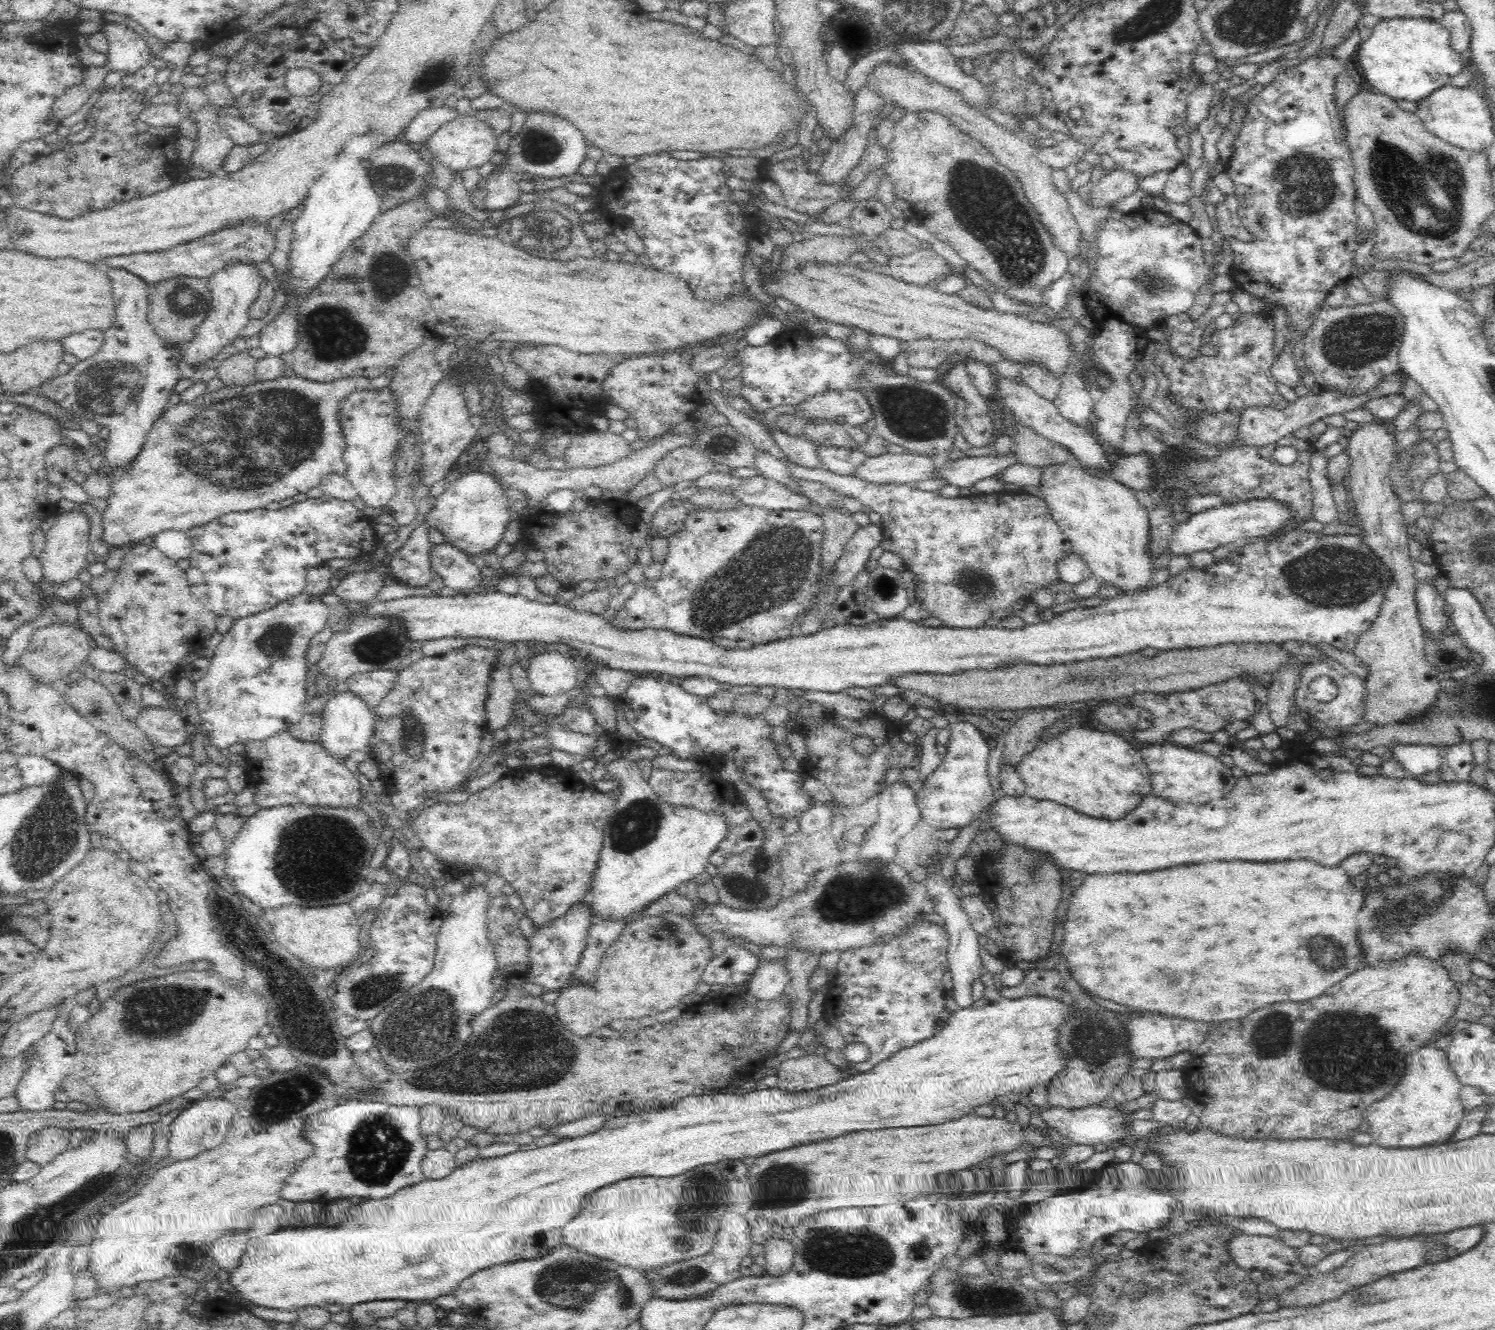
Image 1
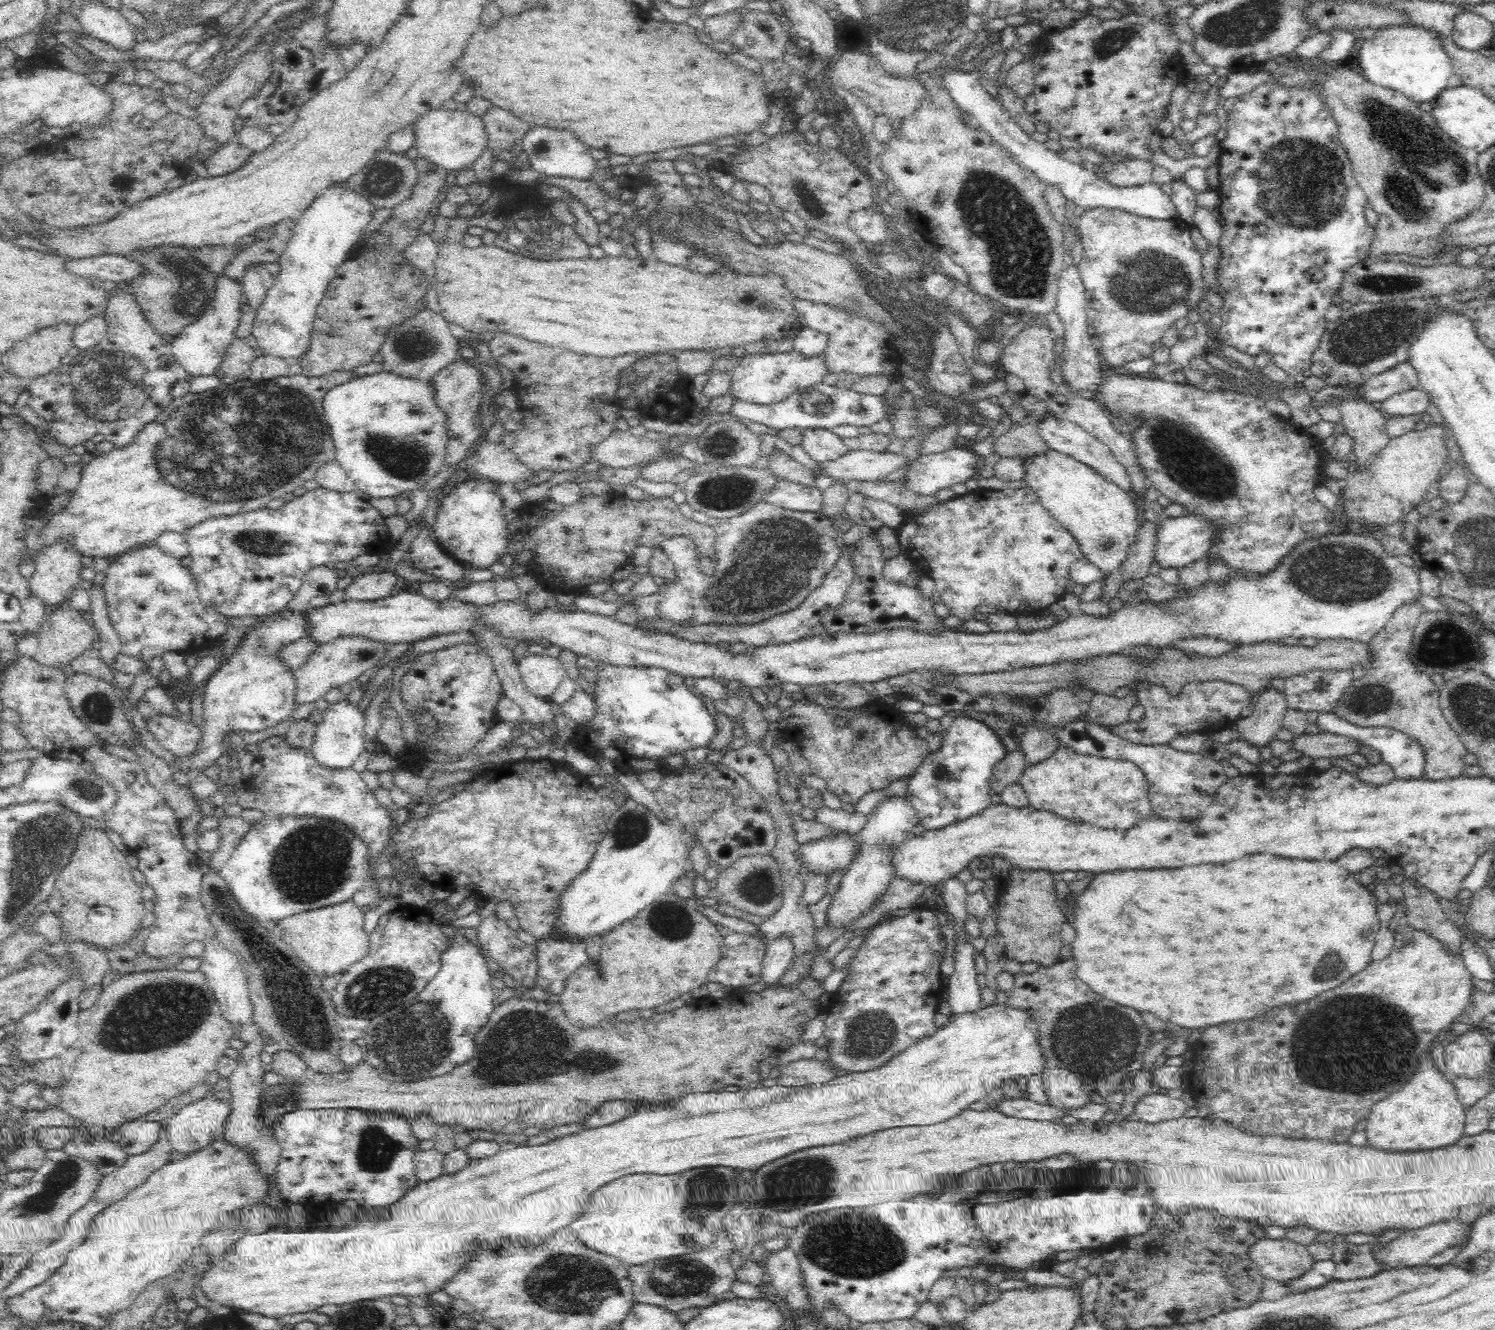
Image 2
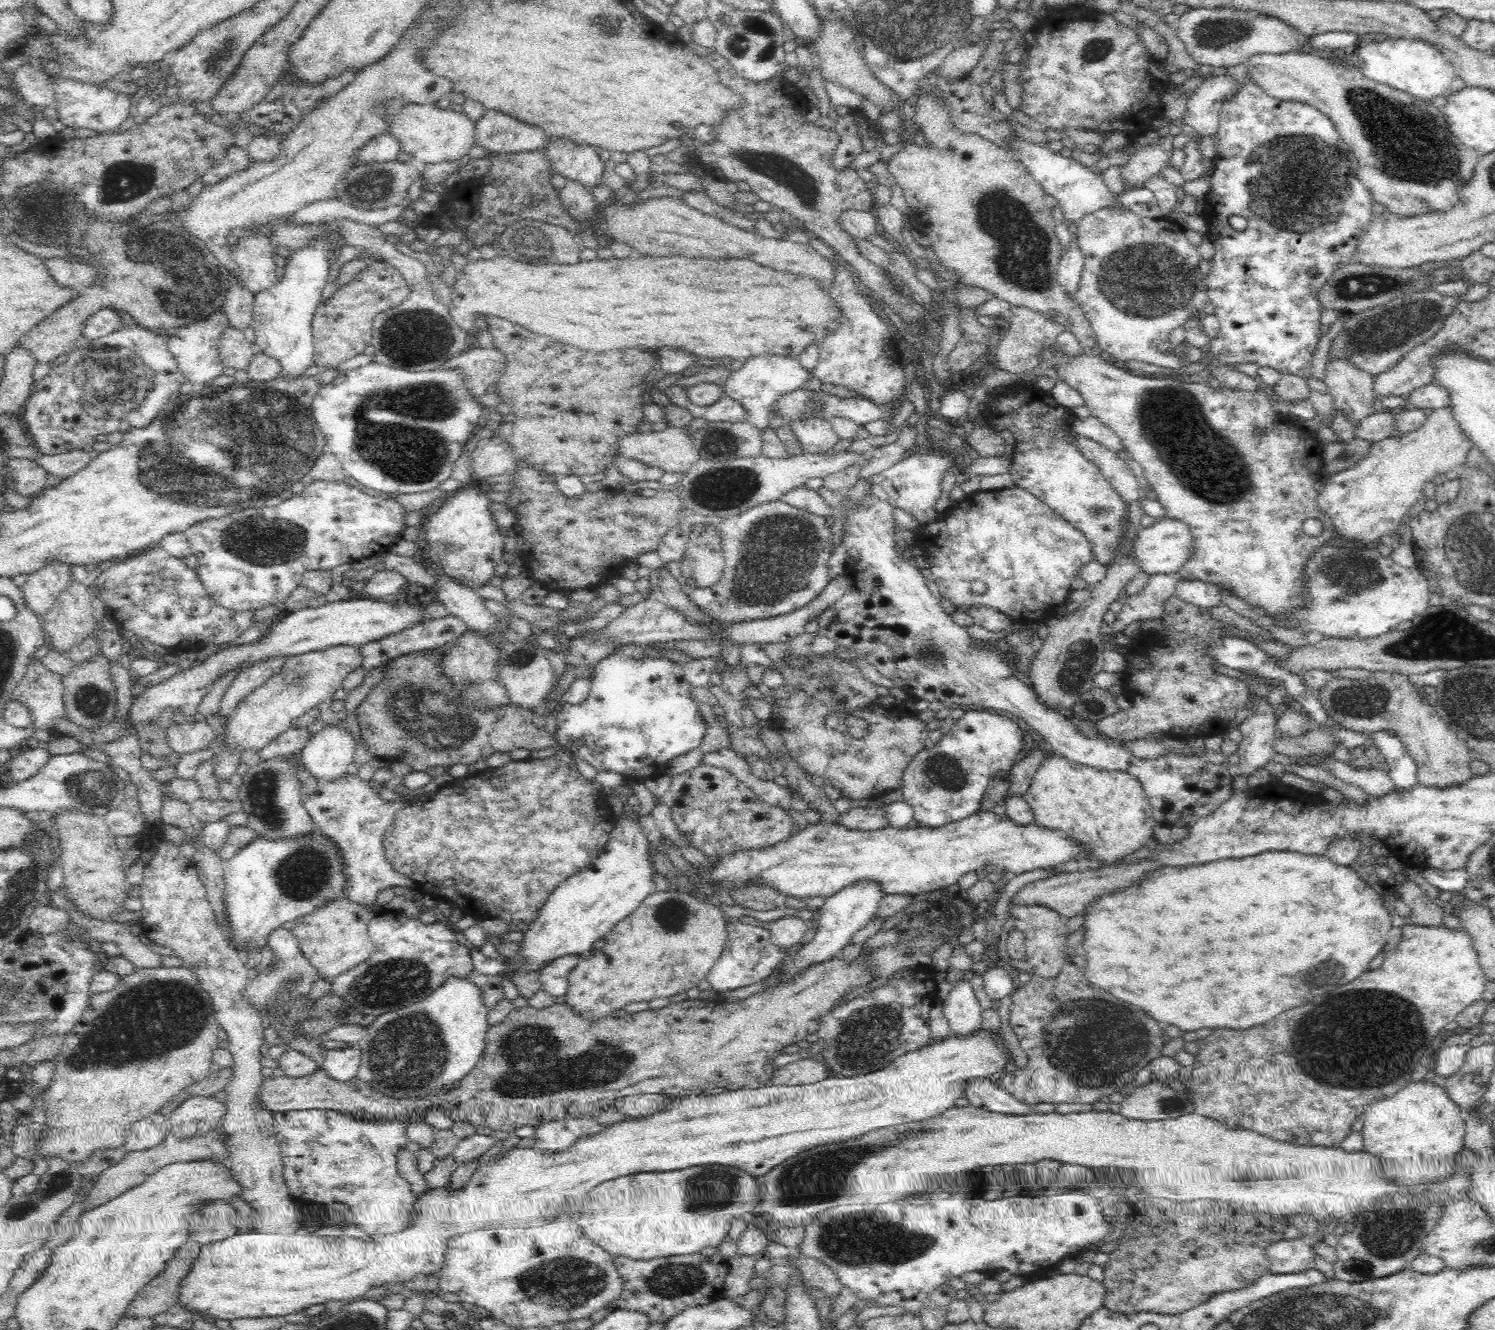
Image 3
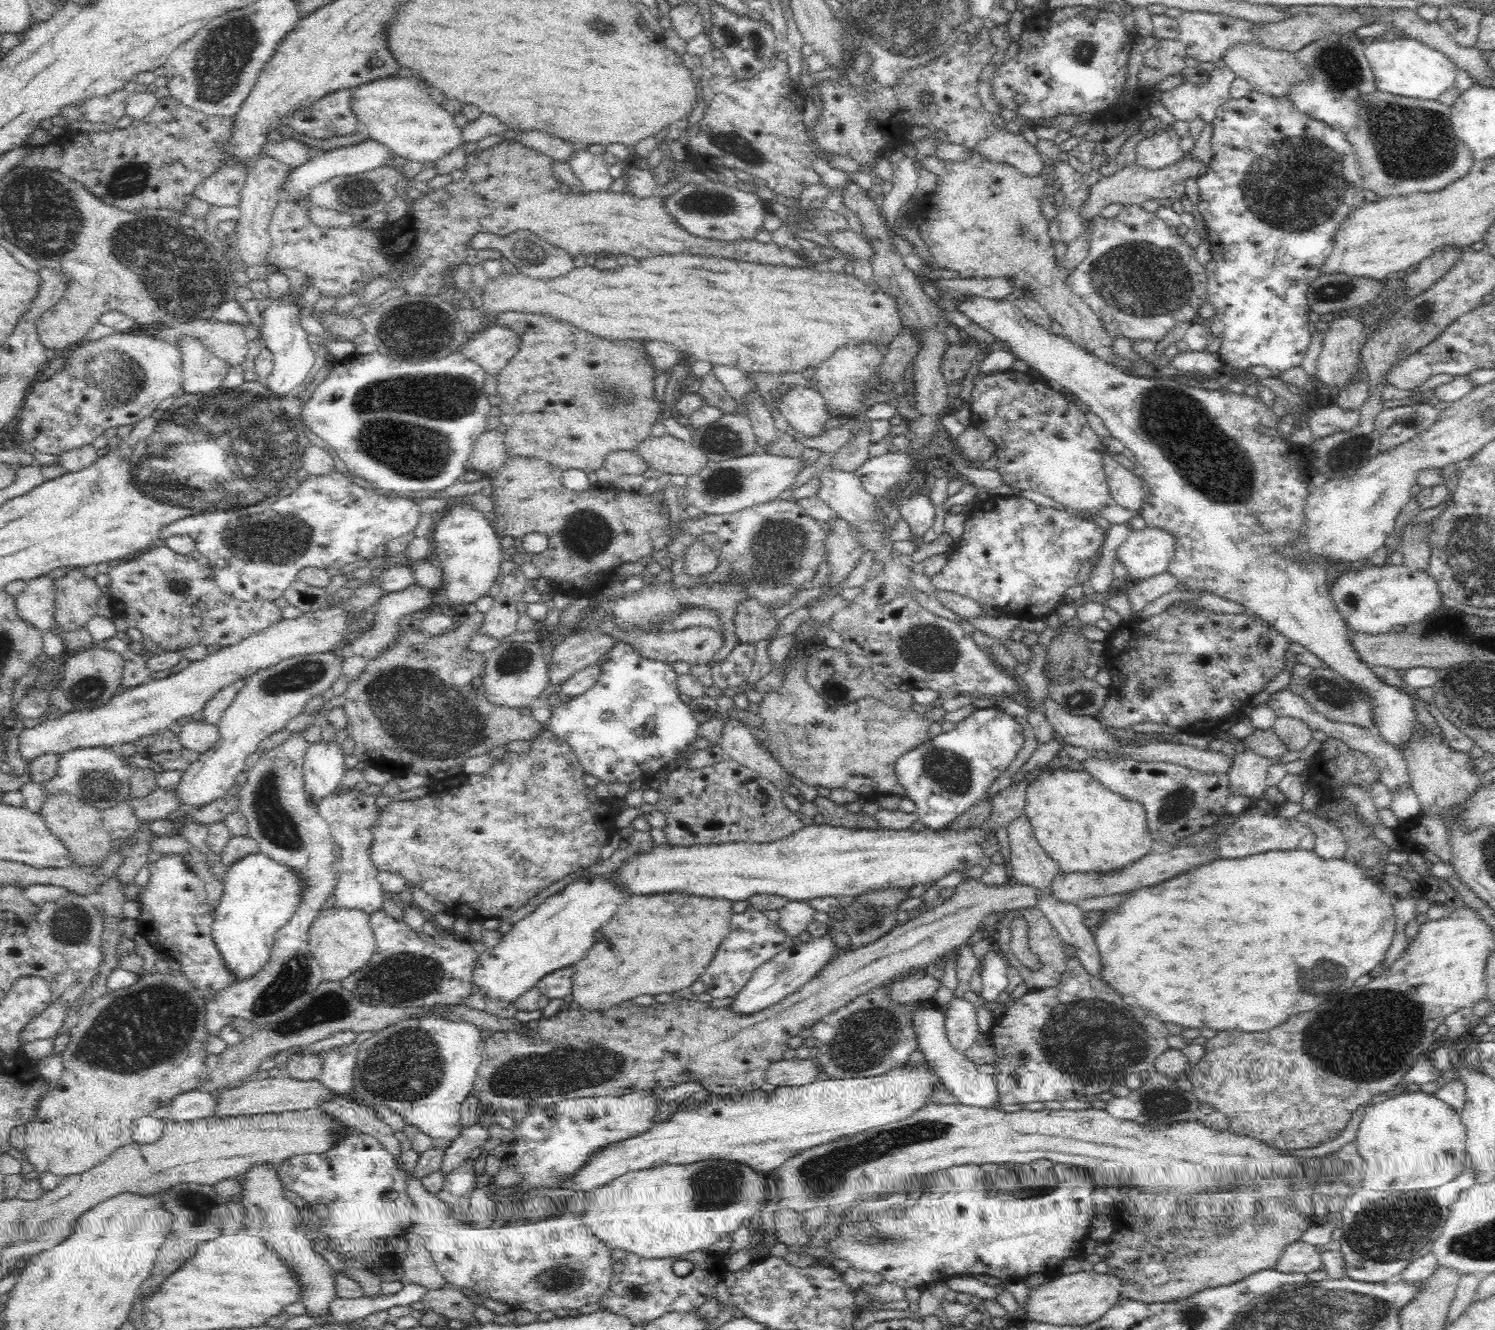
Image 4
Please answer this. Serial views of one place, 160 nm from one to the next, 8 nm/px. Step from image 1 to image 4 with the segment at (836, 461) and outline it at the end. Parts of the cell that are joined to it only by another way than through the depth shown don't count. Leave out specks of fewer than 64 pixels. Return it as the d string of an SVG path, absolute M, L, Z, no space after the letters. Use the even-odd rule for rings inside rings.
M794 385L781 396L779 410L786 422L802 438L816 438L828 429L826 423L832 418L824 397L816 389Z

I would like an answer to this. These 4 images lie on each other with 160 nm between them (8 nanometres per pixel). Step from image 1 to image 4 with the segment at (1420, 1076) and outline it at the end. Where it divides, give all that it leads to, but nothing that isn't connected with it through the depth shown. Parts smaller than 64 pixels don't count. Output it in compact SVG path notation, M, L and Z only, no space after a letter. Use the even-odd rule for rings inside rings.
M1421 1089L1364 1108L1355 1137L1366 1168L1360 1184L1363 1189L1388 1192L1431 1190L1448 1184L1467 1166L1466 1138L1461 1113Z

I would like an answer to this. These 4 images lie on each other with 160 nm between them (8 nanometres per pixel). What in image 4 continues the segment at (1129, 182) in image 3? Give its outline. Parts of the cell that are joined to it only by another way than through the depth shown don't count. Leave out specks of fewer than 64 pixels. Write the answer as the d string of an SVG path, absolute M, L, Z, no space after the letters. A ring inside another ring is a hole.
M1176 131L1162 132L1139 141L1133 152L1134 162L1144 169L1160 170L1182 158L1180 139Z

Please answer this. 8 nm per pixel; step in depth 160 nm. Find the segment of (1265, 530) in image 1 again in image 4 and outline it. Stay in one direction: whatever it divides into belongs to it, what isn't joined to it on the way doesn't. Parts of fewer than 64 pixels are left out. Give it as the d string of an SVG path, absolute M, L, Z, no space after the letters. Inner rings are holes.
M1145 527L1129 532L1129 537L1117 549L1117 557L1126 566L1128 576L1146 579L1166 571L1175 555L1175 536L1163 528Z

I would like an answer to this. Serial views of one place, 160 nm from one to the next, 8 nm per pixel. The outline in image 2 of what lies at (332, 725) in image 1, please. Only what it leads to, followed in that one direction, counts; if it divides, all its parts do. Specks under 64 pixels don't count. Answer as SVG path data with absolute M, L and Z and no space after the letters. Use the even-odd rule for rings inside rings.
M348 698L330 704L323 712L323 720L317 724L314 737L314 744L311 750L320 765L332 769L344 769L352 767L354 762L365 750L365 714L359 710L359 706L354 706Z

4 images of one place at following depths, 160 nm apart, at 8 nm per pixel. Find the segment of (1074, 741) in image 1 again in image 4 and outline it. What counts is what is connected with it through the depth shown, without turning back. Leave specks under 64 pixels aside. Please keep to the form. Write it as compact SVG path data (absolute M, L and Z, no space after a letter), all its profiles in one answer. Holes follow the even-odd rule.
M1059 768L1040 772L1038 776L1034 777L1034 780L1030 782L1027 788L1024 812L1028 815L1028 819L1030 819L1034 836L1039 842L1039 845L1048 853L1048 856L1050 856L1052 860L1055 860L1060 865L1061 872L1110 872L1110 870L1119 870L1119 868L1128 866L1128 864L1132 864L1136 862L1136 860L1140 860L1144 854L1148 854L1156 849L1148 825L1148 814L1144 805L1140 804L1137 800L1130 800L1126 796L1108 790L1106 786L1085 770Z

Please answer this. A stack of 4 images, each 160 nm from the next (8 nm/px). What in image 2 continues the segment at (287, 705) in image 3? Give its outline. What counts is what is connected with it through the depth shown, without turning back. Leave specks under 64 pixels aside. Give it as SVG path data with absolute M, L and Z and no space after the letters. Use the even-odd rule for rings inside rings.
M344 636L330 640L326 644L318 645L312 656L296 669L293 674L296 678L296 703L298 706L312 703L332 688L339 688L357 680L367 670L378 668L378 662L386 658L386 642L370 640L363 636Z

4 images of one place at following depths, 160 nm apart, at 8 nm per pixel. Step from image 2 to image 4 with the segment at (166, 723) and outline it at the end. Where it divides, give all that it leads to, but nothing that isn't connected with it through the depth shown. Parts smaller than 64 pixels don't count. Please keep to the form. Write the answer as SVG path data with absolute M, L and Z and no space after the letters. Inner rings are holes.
M188 719L187 723L176 731L180 745L199 755L211 750L219 740L219 726L208 724L204 720L195 722Z

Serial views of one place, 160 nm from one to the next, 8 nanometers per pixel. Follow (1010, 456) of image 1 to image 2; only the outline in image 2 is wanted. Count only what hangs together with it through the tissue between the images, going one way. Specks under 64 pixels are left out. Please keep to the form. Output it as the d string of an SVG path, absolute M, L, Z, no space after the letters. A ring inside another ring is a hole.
M956 446L942 453L922 455L906 470L905 487L919 496L935 496L938 490L978 479L982 459L973 450Z

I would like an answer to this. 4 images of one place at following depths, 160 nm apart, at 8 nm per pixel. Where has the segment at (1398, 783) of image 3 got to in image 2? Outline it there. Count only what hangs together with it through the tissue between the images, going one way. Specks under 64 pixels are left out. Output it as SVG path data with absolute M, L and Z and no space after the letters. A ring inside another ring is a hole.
M1332 713L1319 717L1316 725L1318 726L1319 732L1328 732L1352 737L1354 740L1358 741L1358 743L1372 747L1372 749L1378 751L1382 755L1382 761L1386 762L1394 769L1395 776L1398 778L1412 780L1420 779L1423 775L1423 770L1426 766L1426 753L1424 753L1424 747L1422 747L1415 738L1412 738L1407 734L1395 729L1388 729L1384 727L1361 728L1348 723L1346 720L1340 719Z

